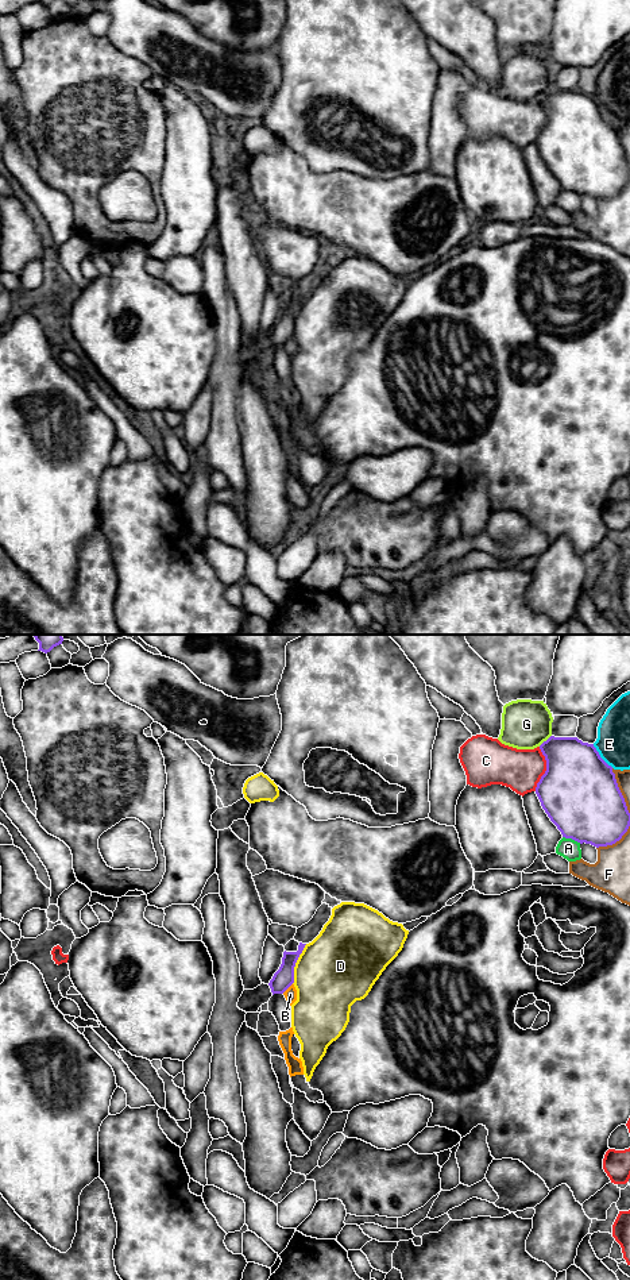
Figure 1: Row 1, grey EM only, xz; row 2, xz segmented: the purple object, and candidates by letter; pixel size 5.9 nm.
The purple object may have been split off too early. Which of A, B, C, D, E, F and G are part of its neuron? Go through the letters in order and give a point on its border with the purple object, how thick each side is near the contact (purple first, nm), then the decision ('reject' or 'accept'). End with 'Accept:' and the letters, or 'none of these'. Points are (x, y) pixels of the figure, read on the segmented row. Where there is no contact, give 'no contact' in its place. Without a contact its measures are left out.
A: xz (572, 839) | 460/120 nm | reject
B: xz (286, 989) | 120/80 nm | reject
C: xz (547, 768) | 460/240 nm | reject
D: xz (294, 964) | 120/440 nm | reject
E: xz (599, 756) | 460/200 nm | reject
F: xz (614, 843) | 400/220 nm | reject
G: xz (544, 741) | 340/300 nm | reject
Accept: none of these

